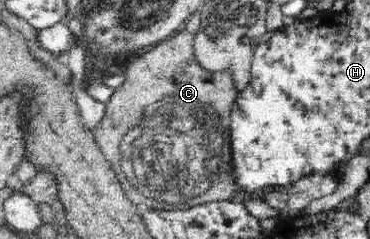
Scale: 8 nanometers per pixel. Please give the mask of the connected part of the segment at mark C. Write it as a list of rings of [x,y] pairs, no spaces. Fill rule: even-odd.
[[[185,29],[174,35],[170,40],[163,42],[160,46],[150,49],[135,62],[128,65],[124,74],[126,83],[114,91],[111,99],[106,104],[106,115],[98,126],[93,130],[95,141],[102,151],[106,161],[110,162],[116,175],[120,179],[123,189],[134,201],[134,203],[145,203],[152,209],[159,207],[170,210],[187,210],[196,205],[211,201],[239,201],[249,197],[244,188],[240,186],[240,180],[232,169],[234,161],[232,130],[230,130],[232,111],[242,93],[238,88],[237,74],[234,68],[210,70],[203,67],[195,54],[195,35],[188,33]]]

